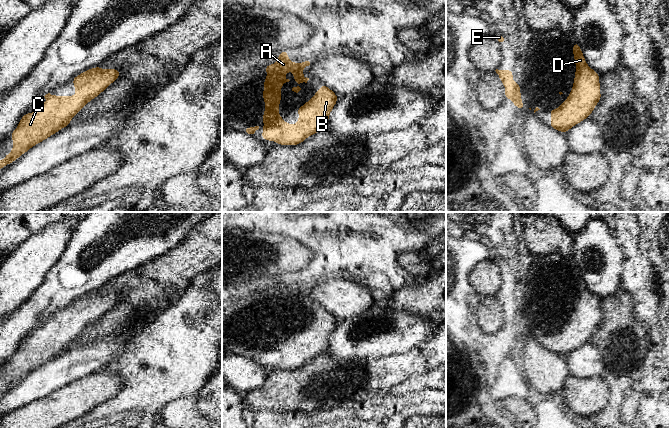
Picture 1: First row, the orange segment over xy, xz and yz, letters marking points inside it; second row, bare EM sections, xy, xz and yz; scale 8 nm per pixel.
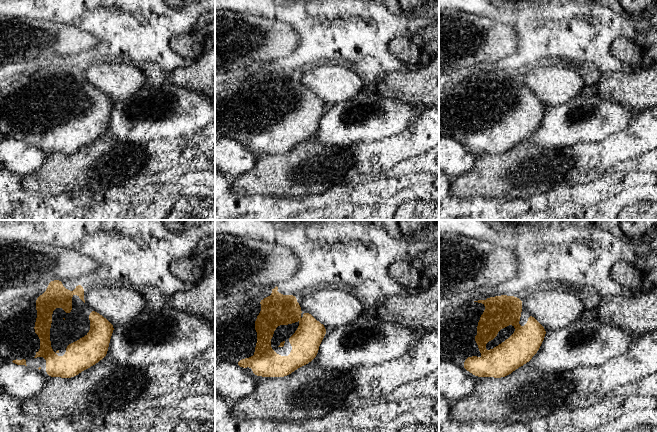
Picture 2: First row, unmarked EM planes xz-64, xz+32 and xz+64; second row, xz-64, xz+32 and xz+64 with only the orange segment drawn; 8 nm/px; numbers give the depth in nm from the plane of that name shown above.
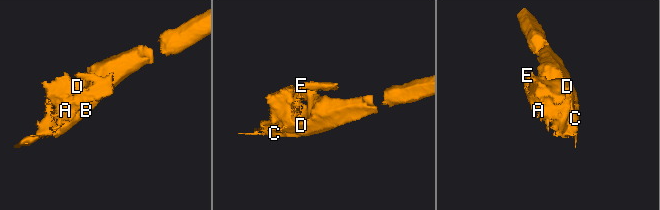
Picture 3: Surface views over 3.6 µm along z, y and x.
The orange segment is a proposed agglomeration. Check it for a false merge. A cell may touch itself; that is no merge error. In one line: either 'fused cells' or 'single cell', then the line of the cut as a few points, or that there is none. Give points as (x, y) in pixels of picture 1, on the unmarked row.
single cell; cut none

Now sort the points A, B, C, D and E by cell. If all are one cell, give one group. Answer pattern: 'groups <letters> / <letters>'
groups A B C D E

